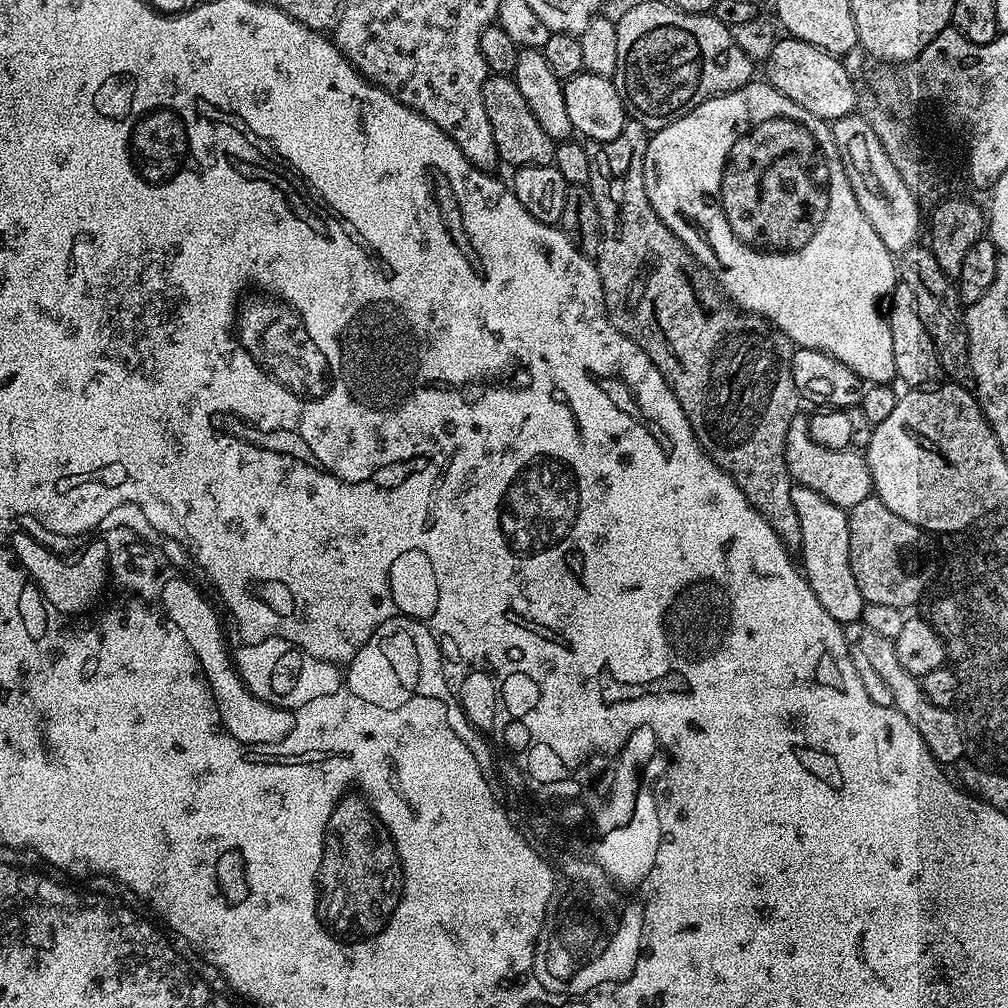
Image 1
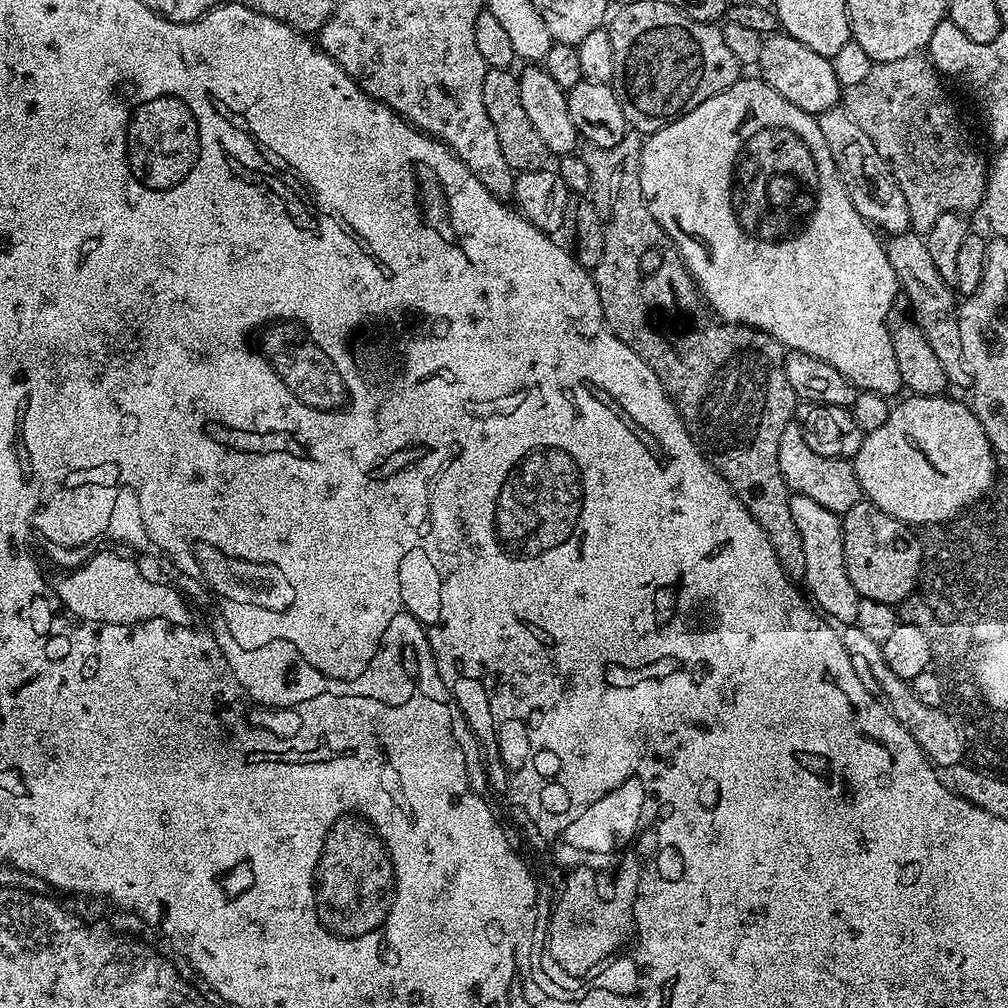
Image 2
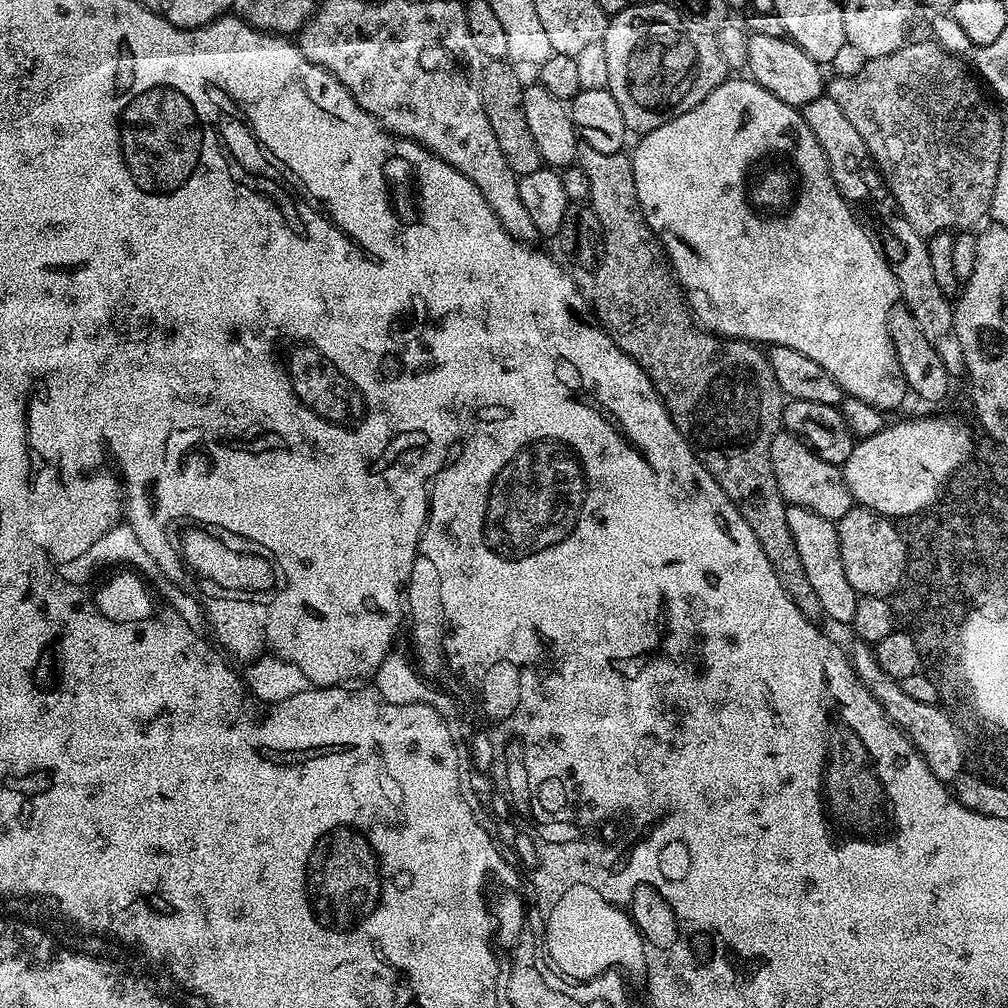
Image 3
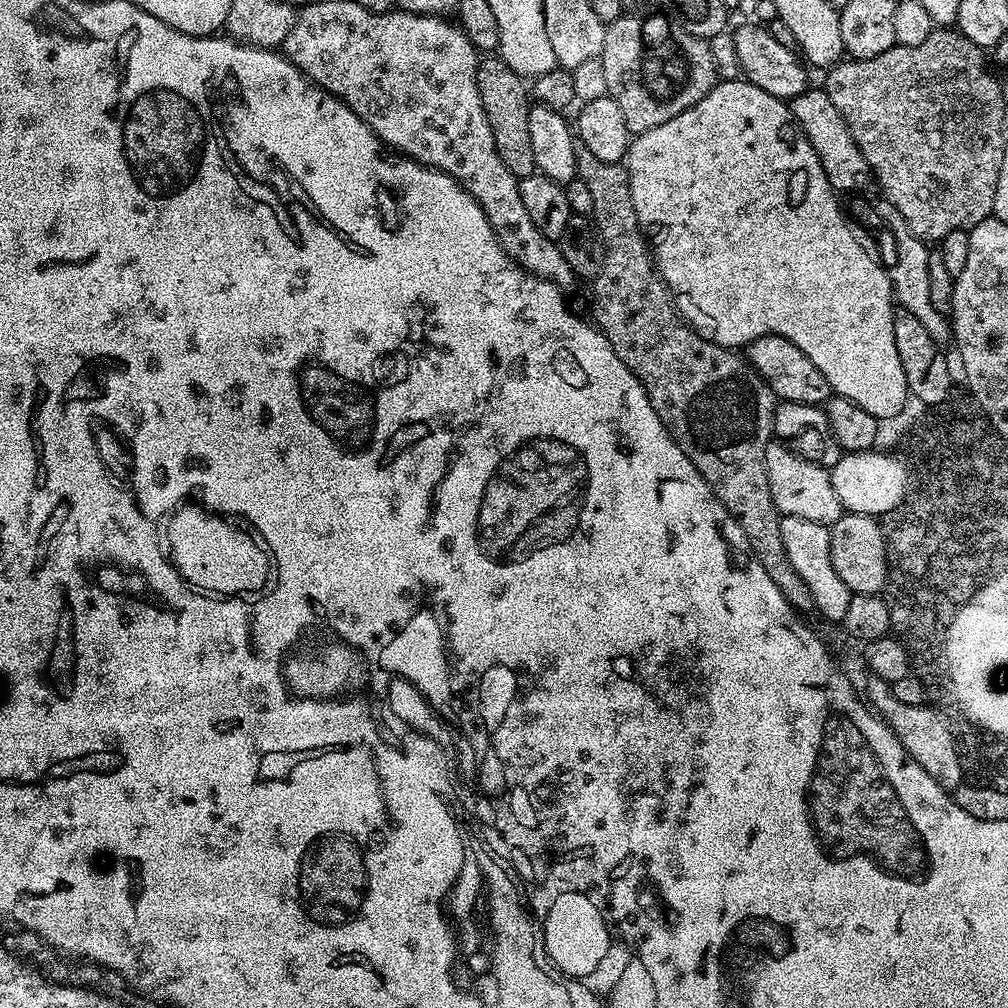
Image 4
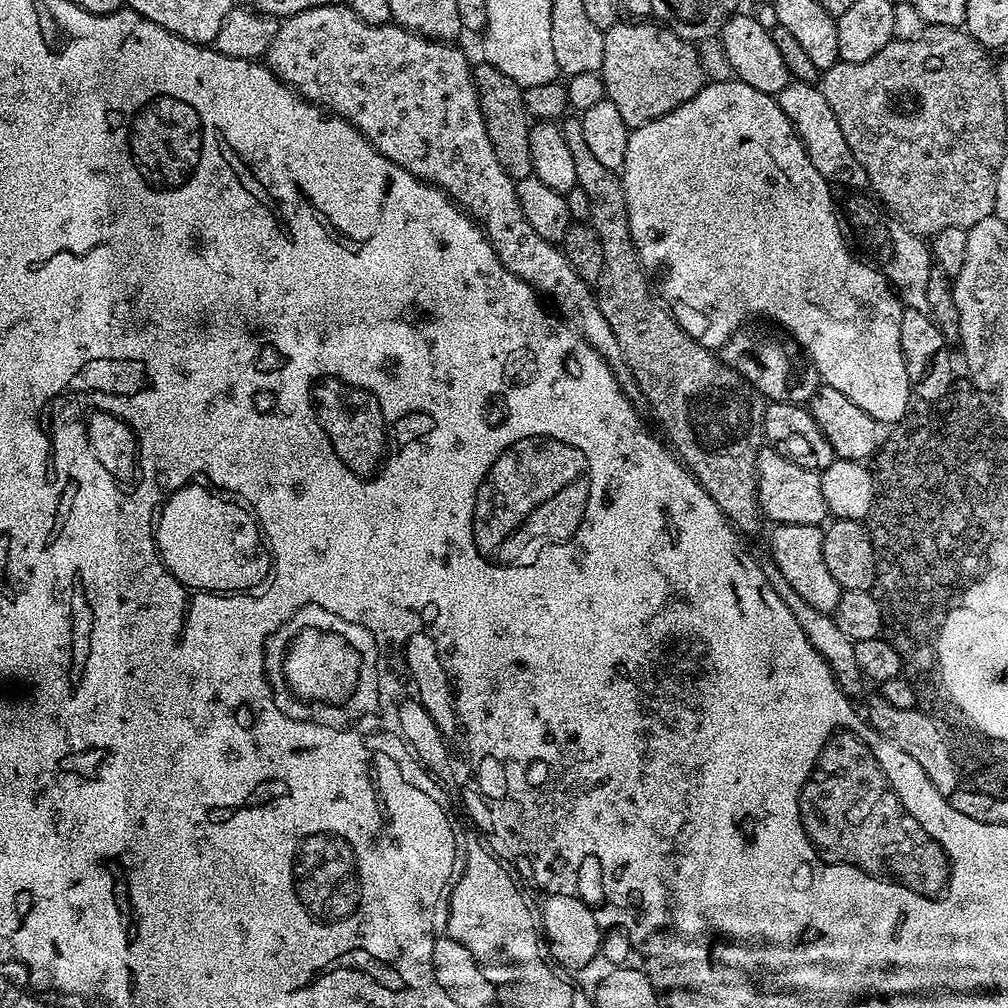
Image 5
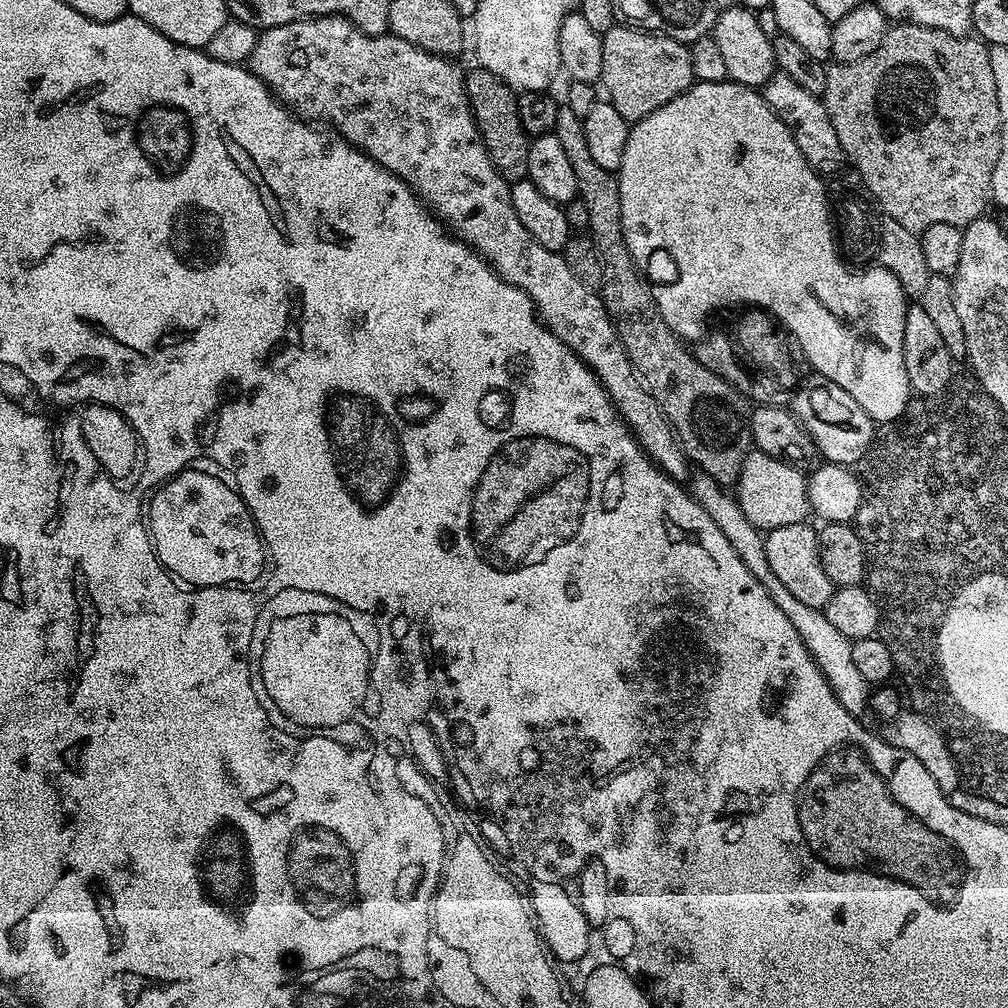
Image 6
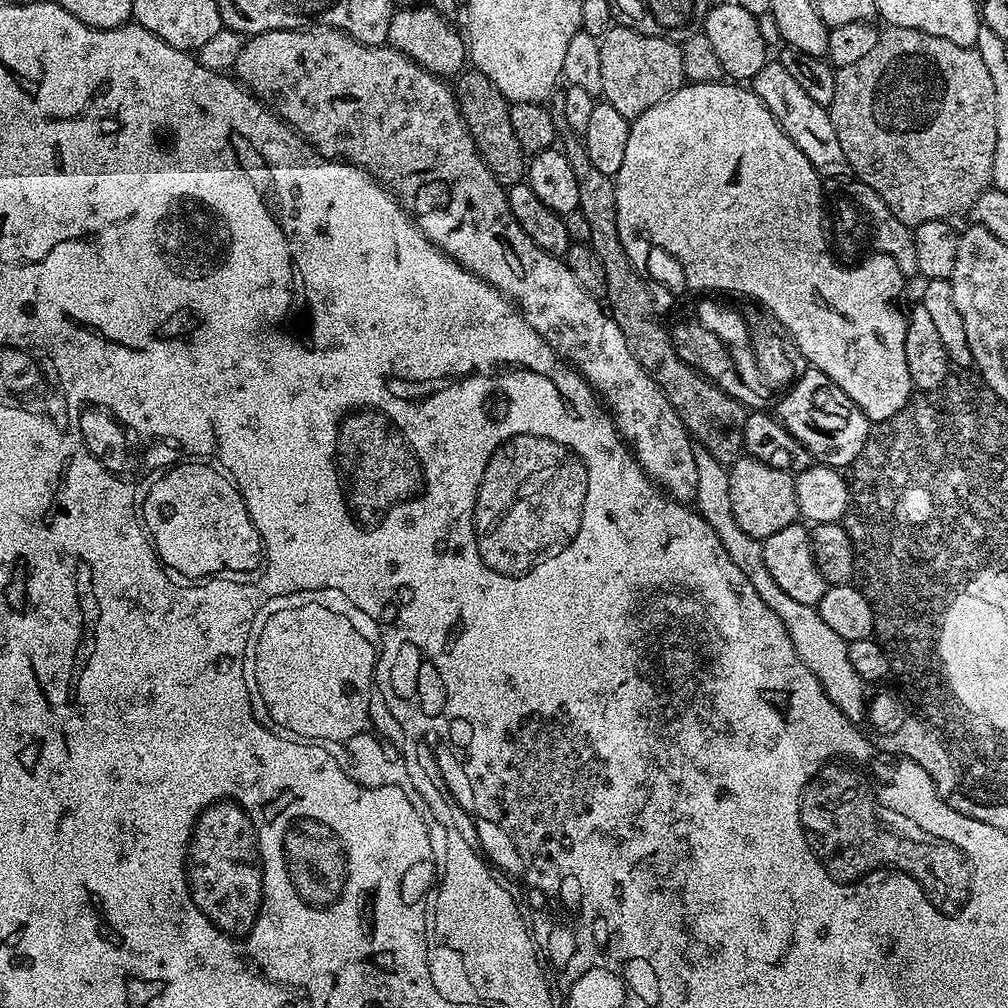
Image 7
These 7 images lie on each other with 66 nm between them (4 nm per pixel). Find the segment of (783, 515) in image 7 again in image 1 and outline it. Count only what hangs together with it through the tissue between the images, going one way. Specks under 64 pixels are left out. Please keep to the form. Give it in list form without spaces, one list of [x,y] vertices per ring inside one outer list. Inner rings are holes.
[[[807,415],[795,416],[790,422],[790,430],[786,430],[786,464],[795,483],[817,491],[822,494],[822,498],[829,499],[839,508],[853,508],[858,506],[858,502],[862,502],[862,498],[873,495],[867,455],[855,448],[830,450],[826,446],[818,446],[818,442],[810,438]]]

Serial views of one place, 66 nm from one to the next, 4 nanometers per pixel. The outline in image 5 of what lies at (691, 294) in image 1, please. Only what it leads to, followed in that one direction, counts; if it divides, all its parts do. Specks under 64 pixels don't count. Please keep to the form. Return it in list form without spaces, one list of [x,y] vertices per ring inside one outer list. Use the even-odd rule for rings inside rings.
[[[565,119],[562,127],[566,146],[570,146],[570,154],[574,158],[574,174],[576,183],[586,190],[586,198],[590,198],[590,223],[602,242],[602,274],[594,285],[596,301],[602,310],[606,322],[610,322],[610,330],[614,330],[614,338],[618,338],[618,346],[622,350],[622,358],[632,371],[636,380],[639,395],[648,399],[652,412],[658,423],[664,427],[667,443],[682,461],[685,468],[695,476],[696,481],[714,498],[716,505],[724,511],[729,524],[745,533],[756,532],[760,528],[762,513],[758,494],[756,493],[756,463],[760,449],[766,441],[762,422],[764,421],[764,405],[766,400],[754,386],[750,386],[730,366],[726,366],[713,349],[702,346],[678,326],[671,311],[648,289],[648,276],[645,265],[640,263],[640,255],[630,234],[628,215],[626,214],[626,198],[624,197],[624,181],[613,169],[602,166],[598,158],[594,158],[586,137],[582,134],[579,119]]]

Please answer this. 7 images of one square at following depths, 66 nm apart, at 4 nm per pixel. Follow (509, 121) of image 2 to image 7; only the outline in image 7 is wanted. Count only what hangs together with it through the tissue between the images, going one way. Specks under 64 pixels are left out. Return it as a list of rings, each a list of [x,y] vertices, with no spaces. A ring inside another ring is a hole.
[[[474,67],[455,77],[454,91],[476,148],[496,181],[505,186],[521,183],[526,176],[526,153],[518,146],[514,126],[510,126],[510,101],[500,93],[498,86],[494,86],[494,82],[490,82],[490,78],[486,78],[486,74]]]

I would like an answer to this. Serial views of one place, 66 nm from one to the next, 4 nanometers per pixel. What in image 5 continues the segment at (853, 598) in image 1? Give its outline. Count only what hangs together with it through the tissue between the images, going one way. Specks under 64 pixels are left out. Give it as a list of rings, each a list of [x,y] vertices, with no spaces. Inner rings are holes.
[[[777,524],[771,529],[772,552],[770,558],[782,570],[782,578],[794,586],[794,594],[819,612],[835,613],[841,588],[834,582],[826,562],[822,558],[822,538],[824,533],[818,524]]]

